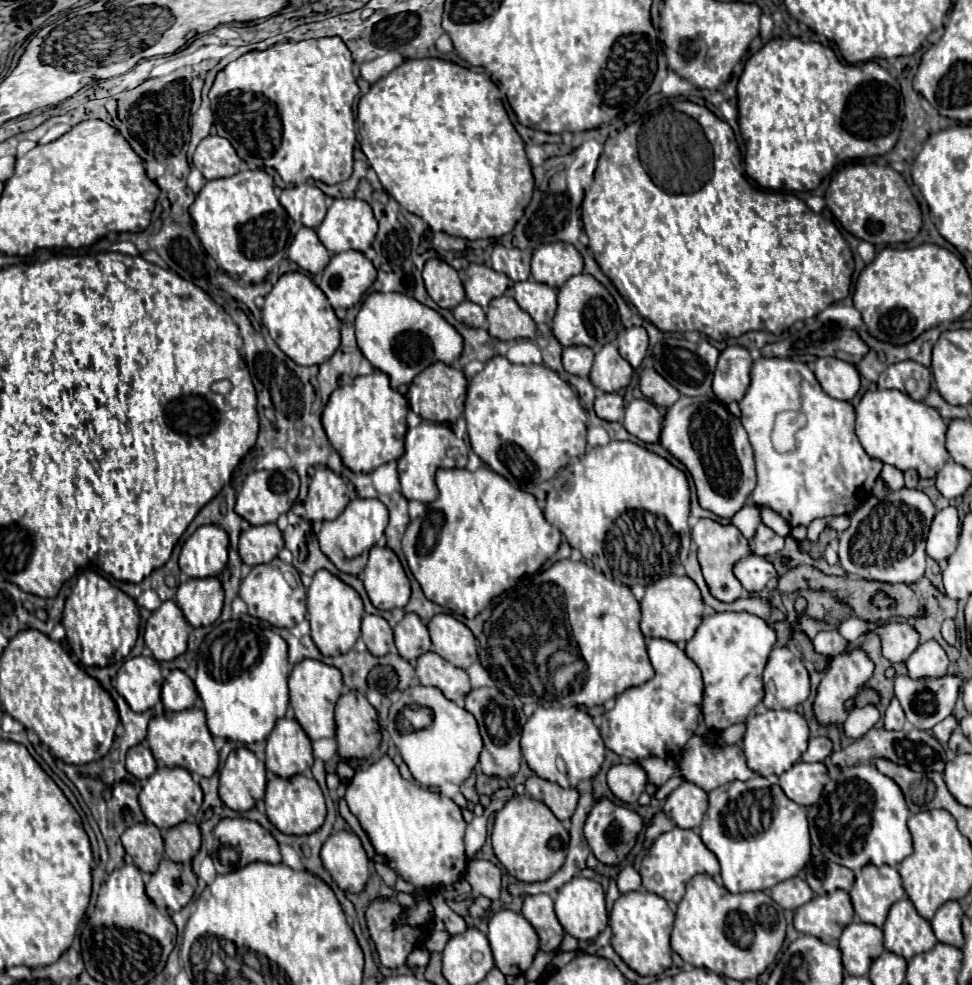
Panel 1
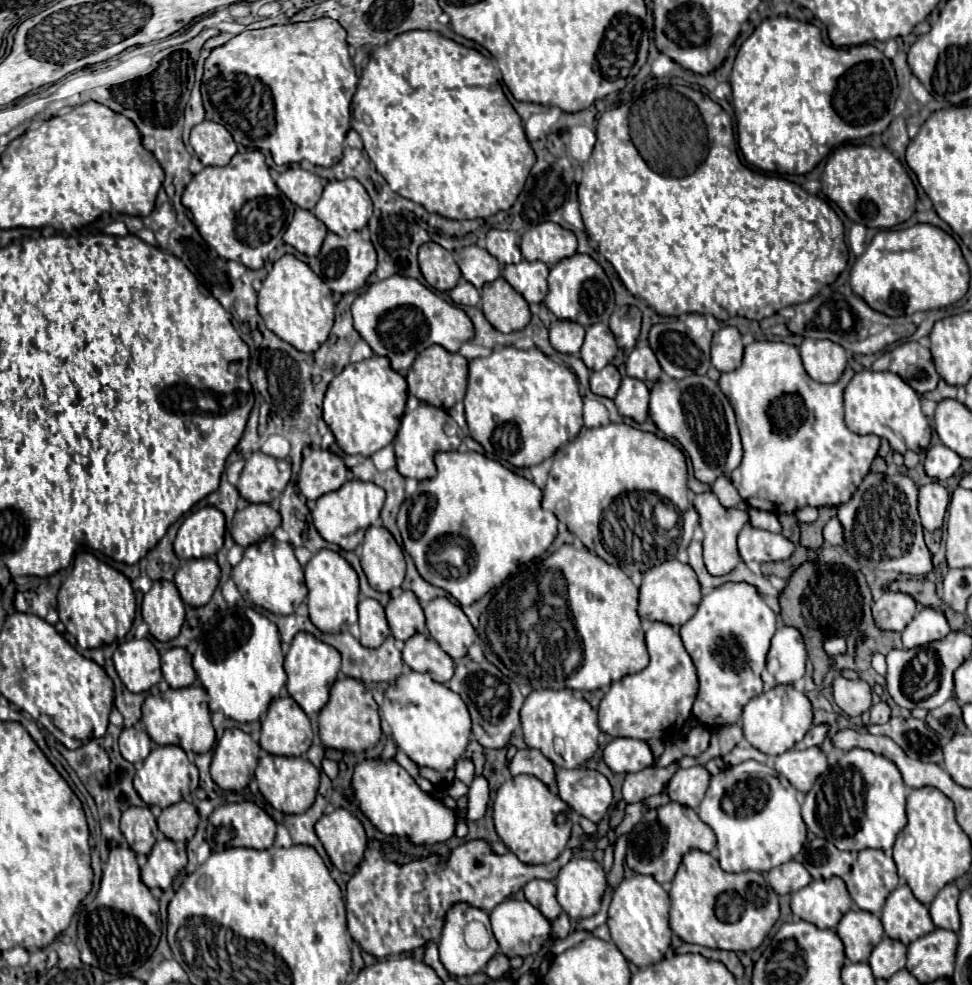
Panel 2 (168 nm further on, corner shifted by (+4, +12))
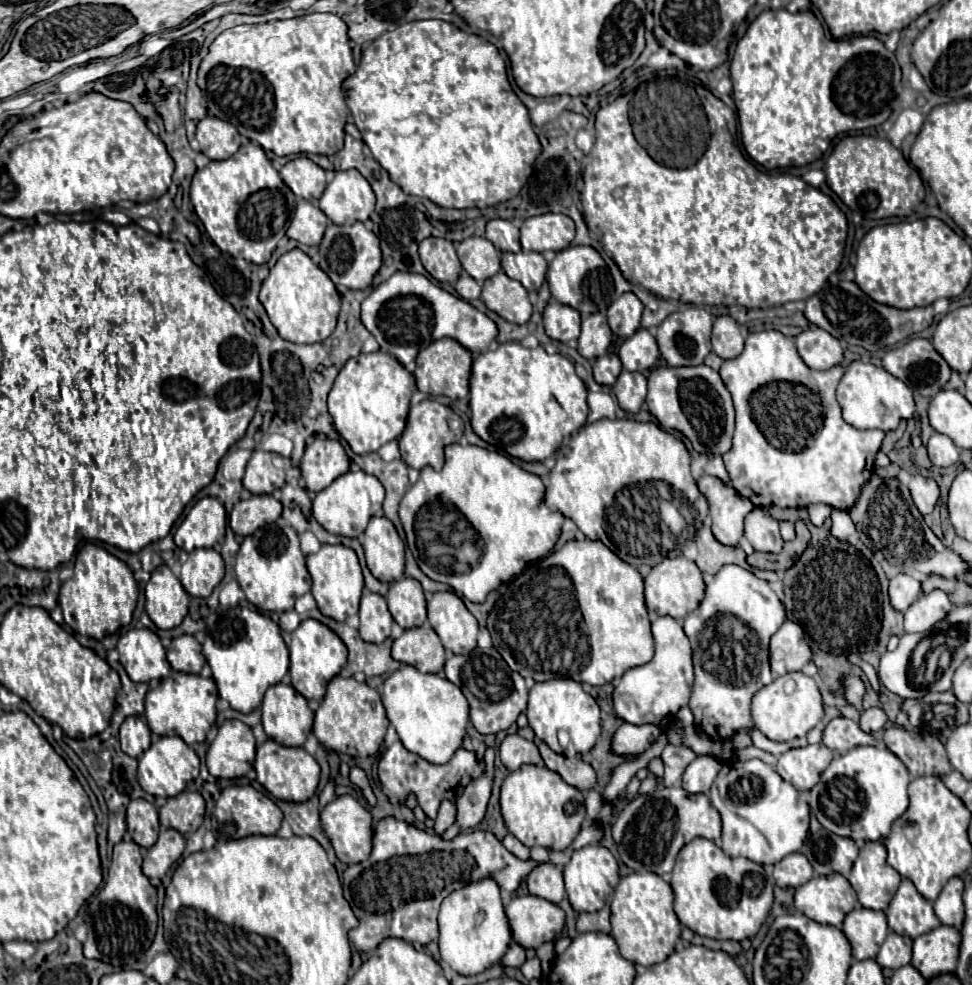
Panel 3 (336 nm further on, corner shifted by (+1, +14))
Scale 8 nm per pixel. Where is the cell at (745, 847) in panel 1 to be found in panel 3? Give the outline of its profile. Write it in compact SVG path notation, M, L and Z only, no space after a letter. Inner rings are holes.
M729 760L723 764L713 788L709 792L711 804L719 810L723 820L721 848L727 856L745 856L759 864L775 864L791 852L799 852L809 835L809 806L805 798L785 782L769 764L761 760Z

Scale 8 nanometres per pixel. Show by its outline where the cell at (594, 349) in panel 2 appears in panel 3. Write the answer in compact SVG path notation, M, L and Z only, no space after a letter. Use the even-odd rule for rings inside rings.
M589 314L581 322L581 334L577 338L577 352L587 360L599 358L611 344L611 328L605 314Z

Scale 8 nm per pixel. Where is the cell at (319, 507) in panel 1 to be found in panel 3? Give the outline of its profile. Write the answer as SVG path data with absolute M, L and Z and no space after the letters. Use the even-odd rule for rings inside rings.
M315 438L313 444L307 444L299 468L307 490L319 492L337 476L349 472L349 456L339 440Z

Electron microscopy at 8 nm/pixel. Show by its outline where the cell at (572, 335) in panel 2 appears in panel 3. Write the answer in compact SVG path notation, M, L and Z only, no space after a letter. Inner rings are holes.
M549 300L543 310L543 324L549 338L559 342L571 342L579 338L581 316L575 308L563 306L557 300Z

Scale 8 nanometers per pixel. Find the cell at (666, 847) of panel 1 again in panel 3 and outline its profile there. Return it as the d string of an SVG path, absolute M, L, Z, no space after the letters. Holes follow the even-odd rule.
M681 786L657 788L649 794L639 794L623 810L617 812L611 826L613 840L617 844L619 858L625 866L635 872L655 872L663 876L673 870L675 856L689 840L703 836L719 842L721 838L721 816L711 806L709 796L705 794L687 794Z

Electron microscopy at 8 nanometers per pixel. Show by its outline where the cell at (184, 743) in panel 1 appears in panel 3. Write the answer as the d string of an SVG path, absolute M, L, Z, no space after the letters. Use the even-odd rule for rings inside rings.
M171 672L161 684L147 692L145 696L145 718L153 734L157 736L181 736L187 744L203 742L207 732L215 724L215 702L217 702L217 686L213 678L203 678L199 674Z

